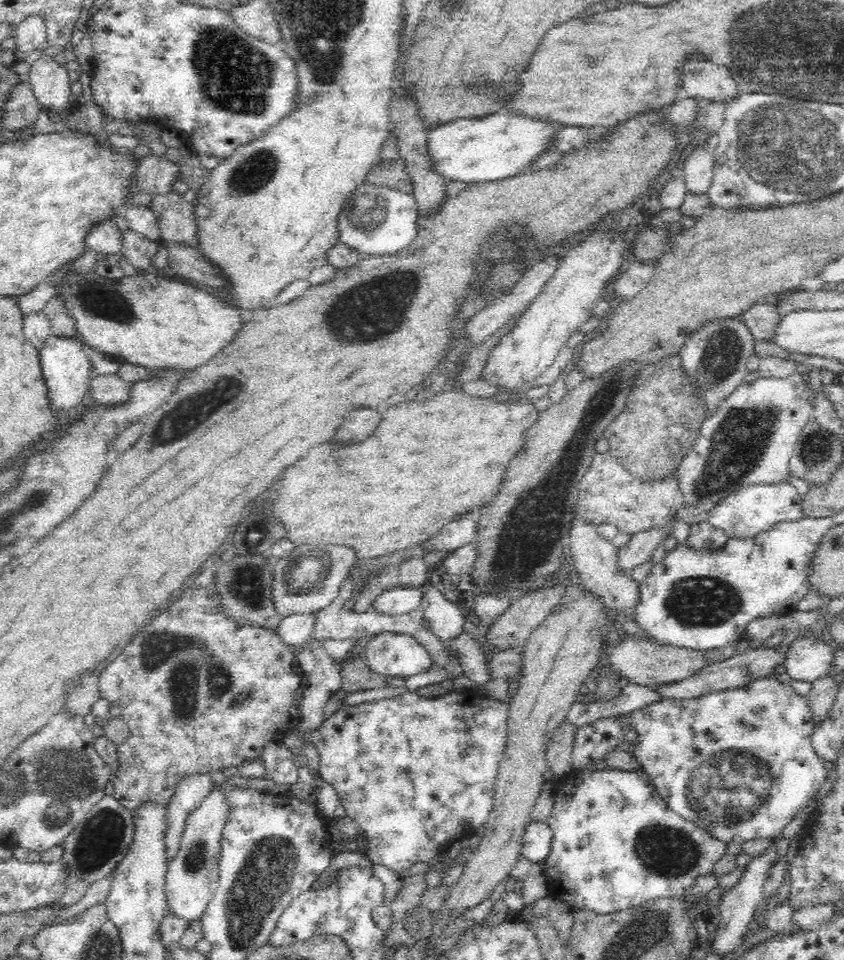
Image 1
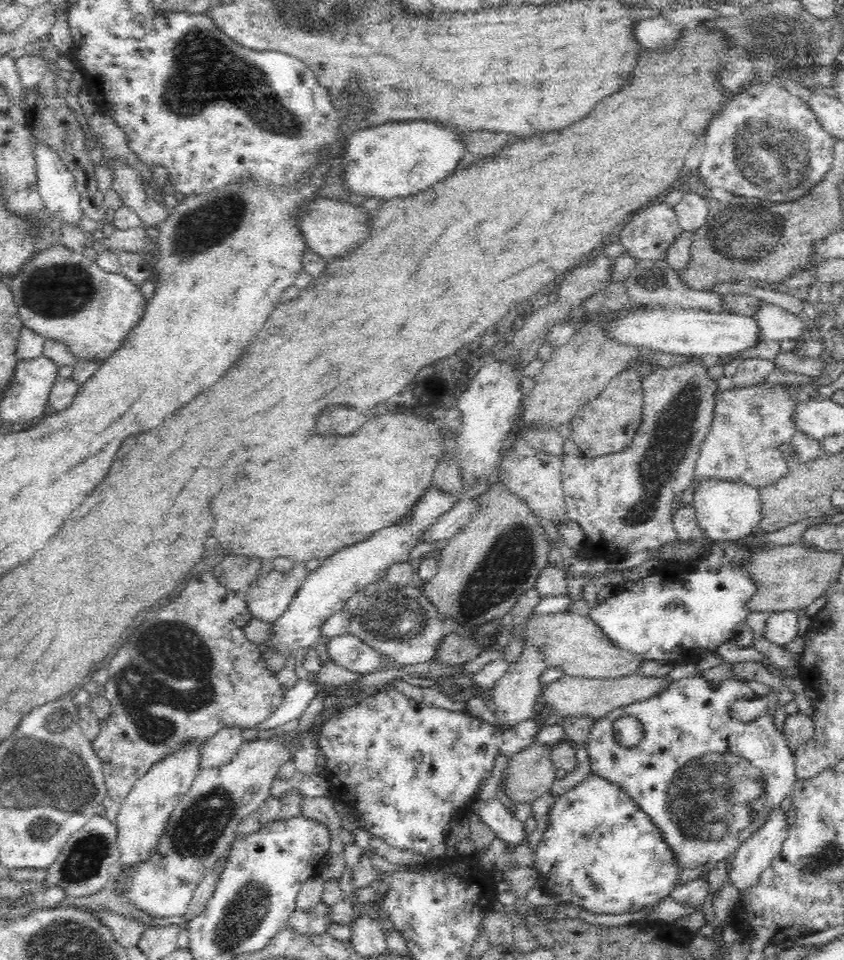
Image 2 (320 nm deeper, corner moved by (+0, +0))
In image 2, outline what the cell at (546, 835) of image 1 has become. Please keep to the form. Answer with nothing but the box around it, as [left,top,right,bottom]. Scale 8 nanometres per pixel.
[471,754,530,847]

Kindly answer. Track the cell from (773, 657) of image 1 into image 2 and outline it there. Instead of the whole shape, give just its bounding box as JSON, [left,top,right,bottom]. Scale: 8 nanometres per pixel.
[543,674,672,720]

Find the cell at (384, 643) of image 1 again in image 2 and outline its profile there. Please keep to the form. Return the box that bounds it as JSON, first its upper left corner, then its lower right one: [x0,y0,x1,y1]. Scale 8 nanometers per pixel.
[326,633,395,676]

